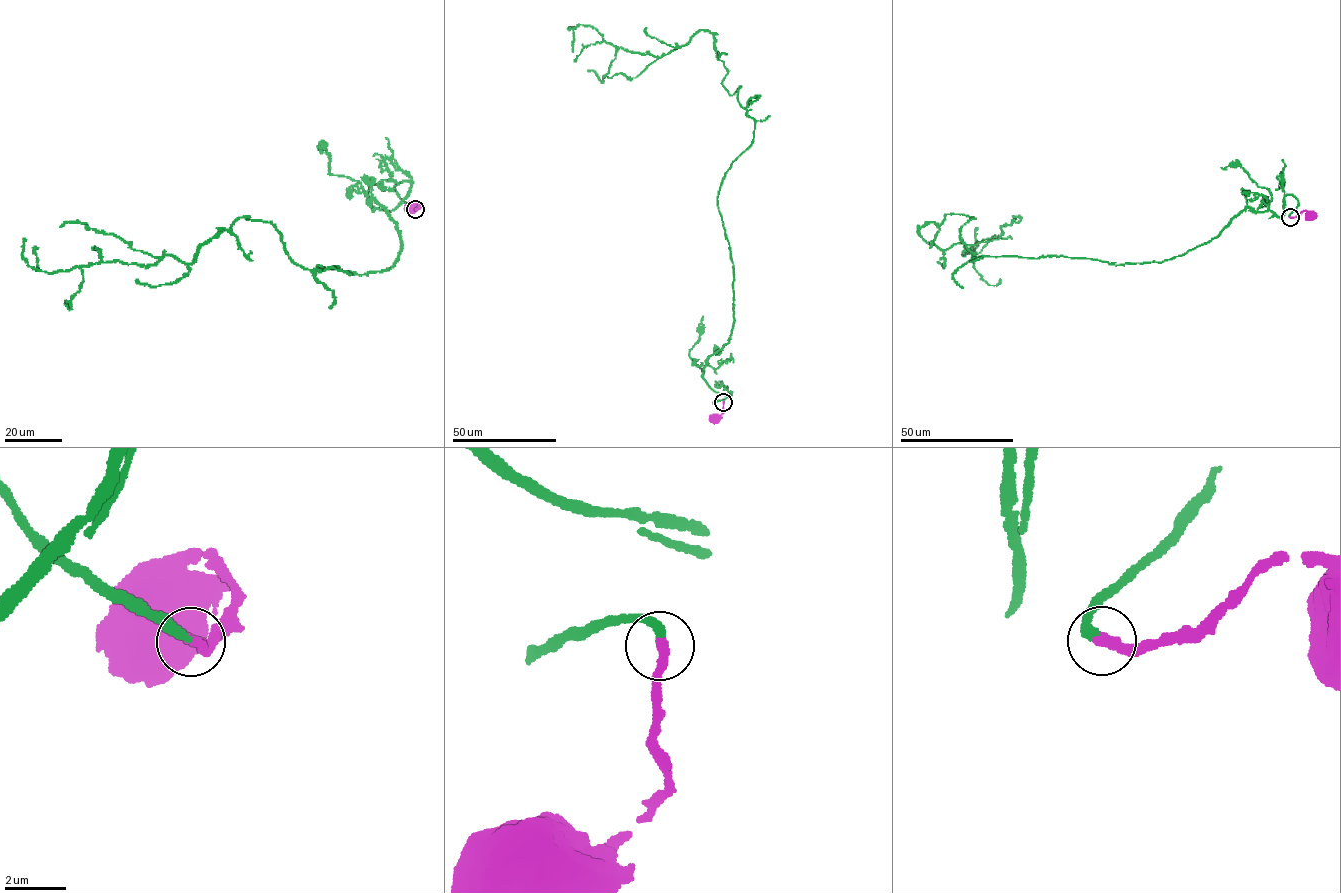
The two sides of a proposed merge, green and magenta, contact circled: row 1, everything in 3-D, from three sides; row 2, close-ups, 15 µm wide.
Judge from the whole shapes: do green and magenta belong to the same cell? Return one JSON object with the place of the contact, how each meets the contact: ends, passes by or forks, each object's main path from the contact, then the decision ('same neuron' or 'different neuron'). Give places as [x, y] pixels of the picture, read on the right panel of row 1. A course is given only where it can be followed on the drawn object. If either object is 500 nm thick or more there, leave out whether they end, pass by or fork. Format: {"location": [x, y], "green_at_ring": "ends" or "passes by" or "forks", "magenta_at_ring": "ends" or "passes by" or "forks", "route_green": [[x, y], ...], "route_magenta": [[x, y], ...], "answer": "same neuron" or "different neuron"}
{"location": [1290, 217], "green_at_ring": "ends", "magenta_at_ring": "ends", "route_green": [[1289, 217], [1286, 195], [1118, 264], [975, 257], [961, 214], [918, 231], [963, 255], [1000, 235]], "route_magenta": [[1290, 217], [1297, 216], [1303, 211], [1309, 215]], "answer": "same neuron"}

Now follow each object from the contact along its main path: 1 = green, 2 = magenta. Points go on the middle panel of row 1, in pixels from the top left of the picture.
1: (723, 401), (702, 375), (733, 327), (740, 87), (707, 31), (656, 57), (580, 24), (573, 52)
2: (723, 402), (724, 411), (715, 417)

